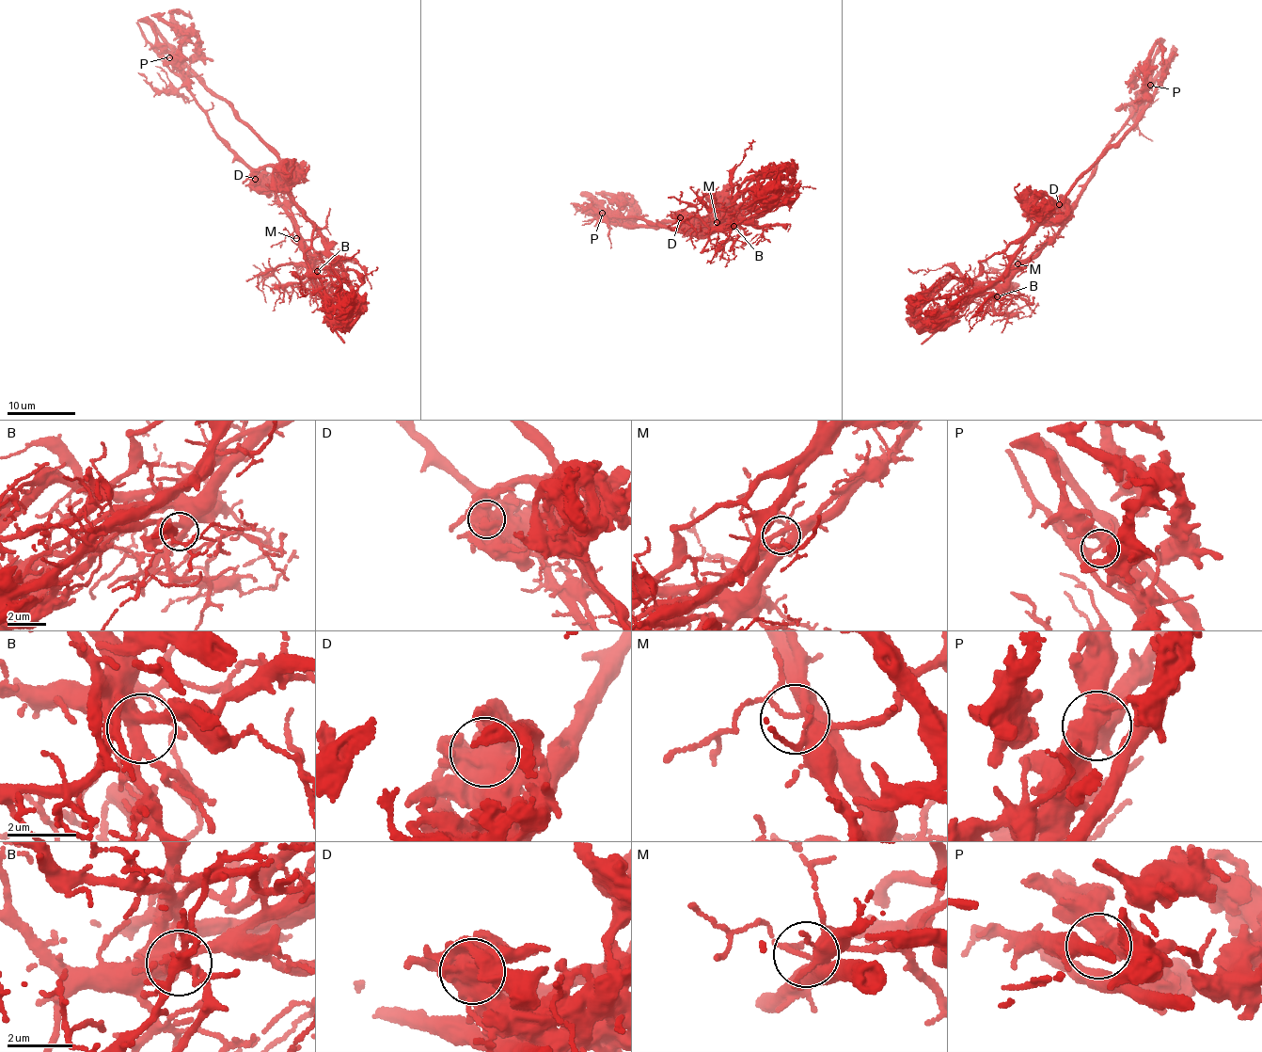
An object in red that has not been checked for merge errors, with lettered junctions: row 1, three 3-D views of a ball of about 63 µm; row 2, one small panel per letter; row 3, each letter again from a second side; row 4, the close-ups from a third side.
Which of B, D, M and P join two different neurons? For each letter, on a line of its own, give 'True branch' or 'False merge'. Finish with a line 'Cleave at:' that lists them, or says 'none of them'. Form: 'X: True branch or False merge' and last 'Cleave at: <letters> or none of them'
B: True branch
D: False merge
M: True branch
P: False merge
Cleave at: D, P

